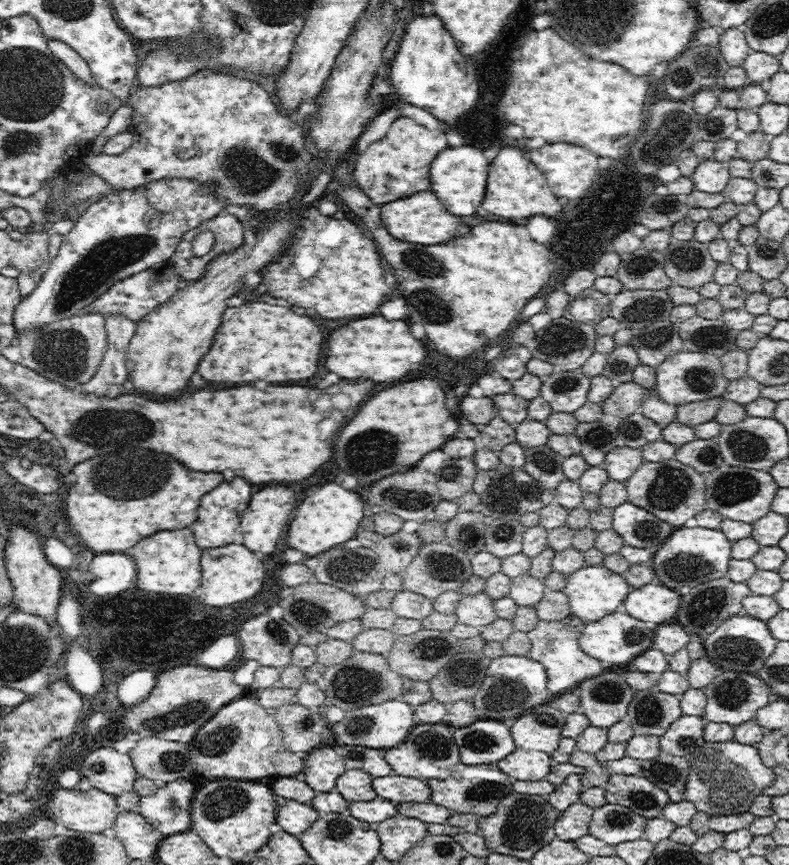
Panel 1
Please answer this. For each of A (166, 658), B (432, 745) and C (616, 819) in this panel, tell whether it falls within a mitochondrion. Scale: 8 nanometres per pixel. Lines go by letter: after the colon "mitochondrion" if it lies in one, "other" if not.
A: other
B: mitochondrion
C: mitochondrion

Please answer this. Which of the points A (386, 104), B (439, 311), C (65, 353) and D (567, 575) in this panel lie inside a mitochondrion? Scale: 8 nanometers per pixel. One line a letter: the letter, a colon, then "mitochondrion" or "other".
A: other
B: mitochondrion
C: mitochondrion
D: other

